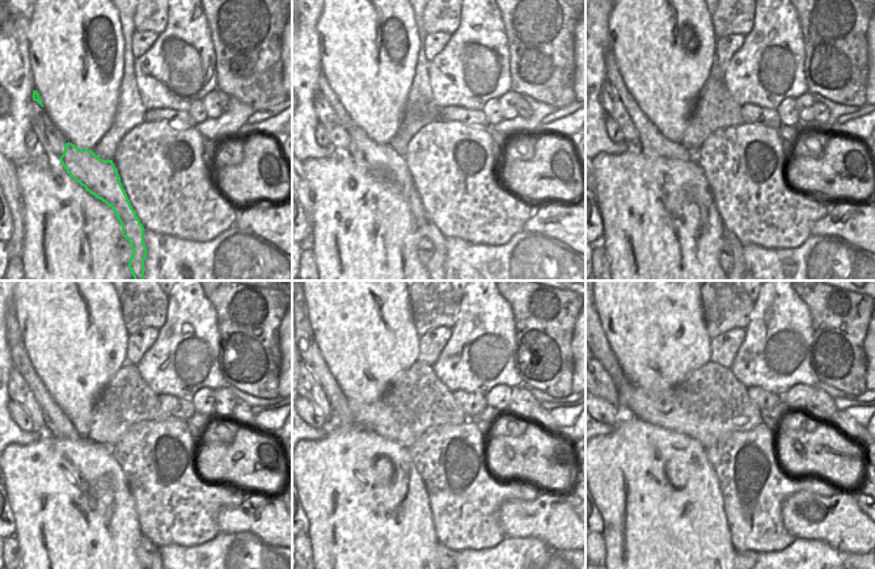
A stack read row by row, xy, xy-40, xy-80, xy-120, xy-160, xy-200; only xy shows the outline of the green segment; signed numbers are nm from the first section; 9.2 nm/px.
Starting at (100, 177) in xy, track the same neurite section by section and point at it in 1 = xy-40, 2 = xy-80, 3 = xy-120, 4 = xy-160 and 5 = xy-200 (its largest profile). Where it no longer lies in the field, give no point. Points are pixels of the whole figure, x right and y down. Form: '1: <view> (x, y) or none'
1: xy-40 (381, 157)
2: xy-80 (654, 144)
3: xy-120 (58, 424)
4: xy-160 (341, 414)
5: xy-200 (612, 366)

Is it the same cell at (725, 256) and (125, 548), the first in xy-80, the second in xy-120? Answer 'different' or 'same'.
different

